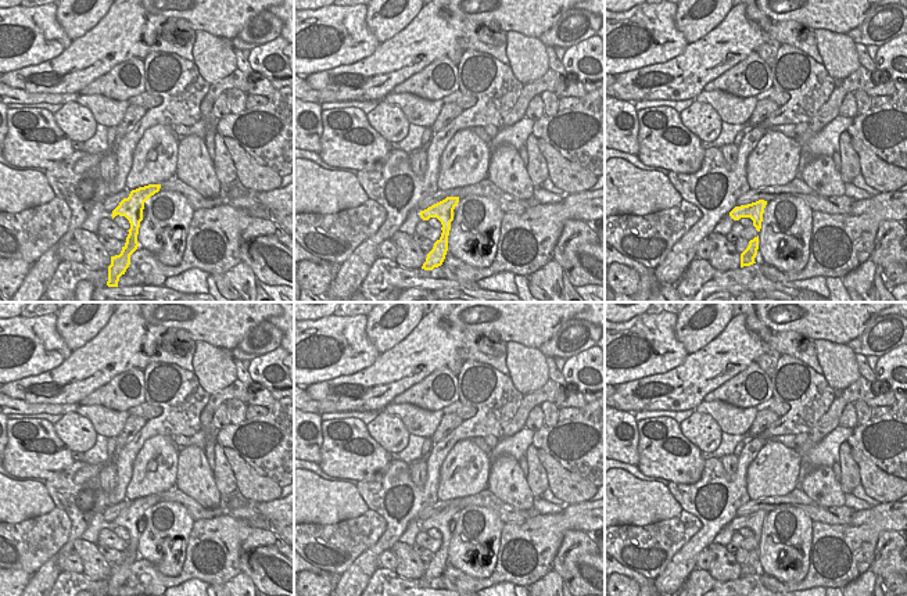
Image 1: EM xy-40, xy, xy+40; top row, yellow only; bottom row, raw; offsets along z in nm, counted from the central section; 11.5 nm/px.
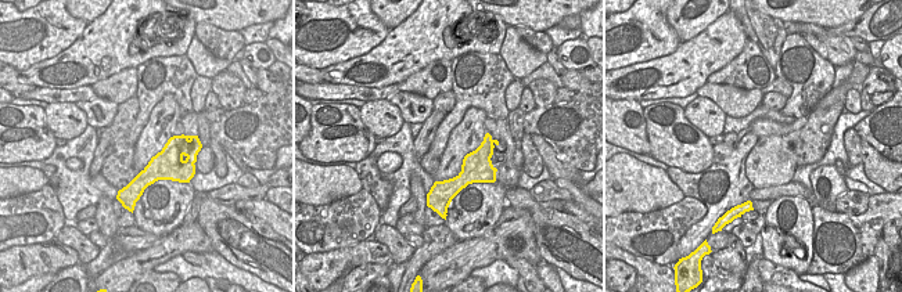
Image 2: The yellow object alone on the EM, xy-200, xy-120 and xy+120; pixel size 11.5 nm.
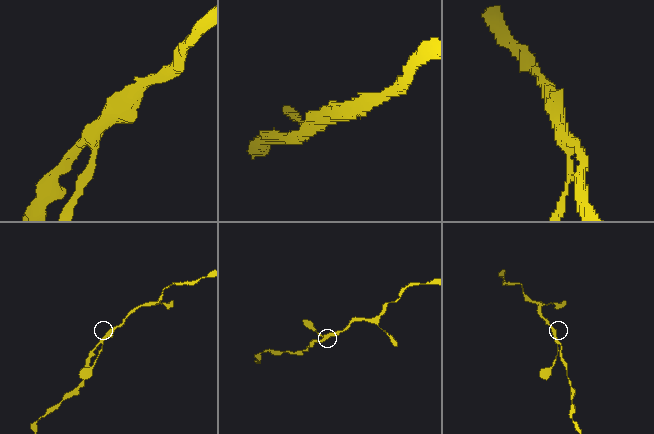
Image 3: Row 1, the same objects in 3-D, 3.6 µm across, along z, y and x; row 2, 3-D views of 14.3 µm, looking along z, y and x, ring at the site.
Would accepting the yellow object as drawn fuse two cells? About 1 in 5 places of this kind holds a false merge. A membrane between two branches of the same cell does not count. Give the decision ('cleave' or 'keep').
keep

